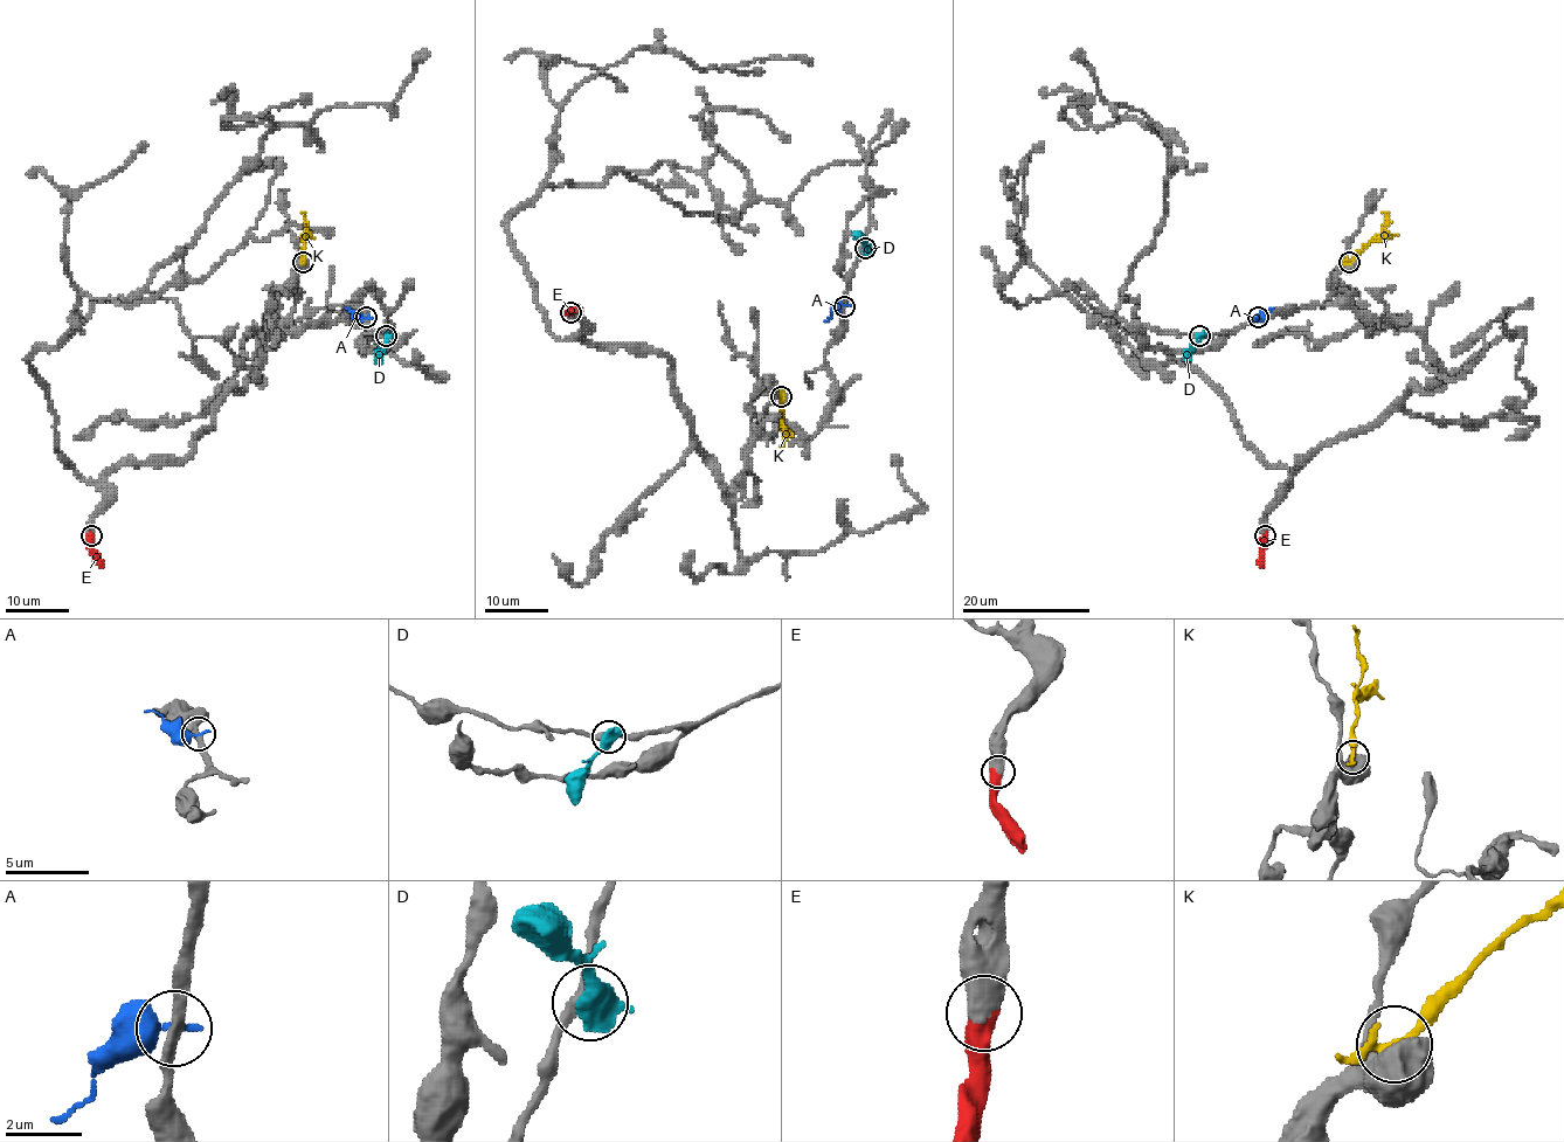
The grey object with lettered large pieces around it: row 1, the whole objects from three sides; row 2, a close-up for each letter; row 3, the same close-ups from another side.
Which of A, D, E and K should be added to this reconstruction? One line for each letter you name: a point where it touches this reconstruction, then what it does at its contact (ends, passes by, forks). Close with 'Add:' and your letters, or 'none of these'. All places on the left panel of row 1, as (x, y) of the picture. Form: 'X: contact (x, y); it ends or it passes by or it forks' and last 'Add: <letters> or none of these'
E: contact (91, 535); it ends
Add: E

